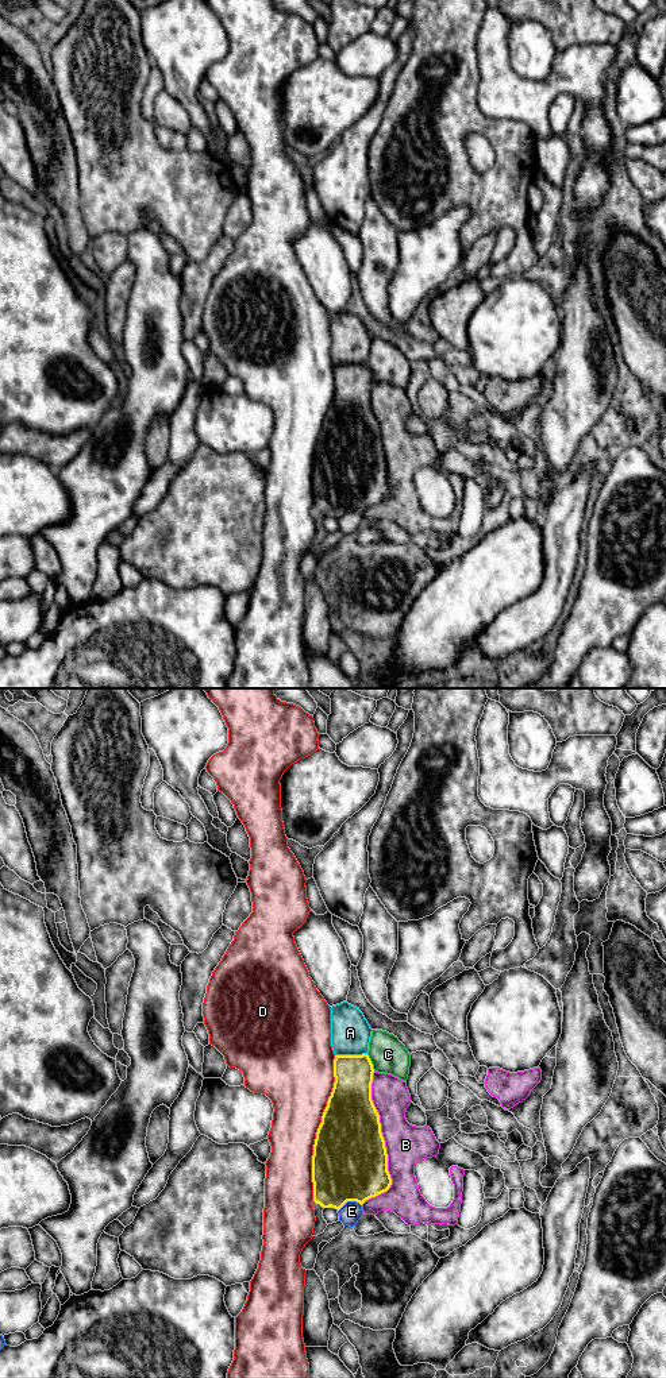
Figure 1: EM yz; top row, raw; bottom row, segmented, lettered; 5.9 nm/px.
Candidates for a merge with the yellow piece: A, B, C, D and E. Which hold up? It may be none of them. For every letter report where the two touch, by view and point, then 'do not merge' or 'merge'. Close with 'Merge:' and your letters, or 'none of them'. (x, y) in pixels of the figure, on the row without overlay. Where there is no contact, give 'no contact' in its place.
A: yz (350, 365) | merge
B: yz (384, 452) | do not merge
C: yz (370, 371) | do not merge
D: yz (318, 437) | do not merge
E: yz (349, 509) | do not merge
Merge: A

